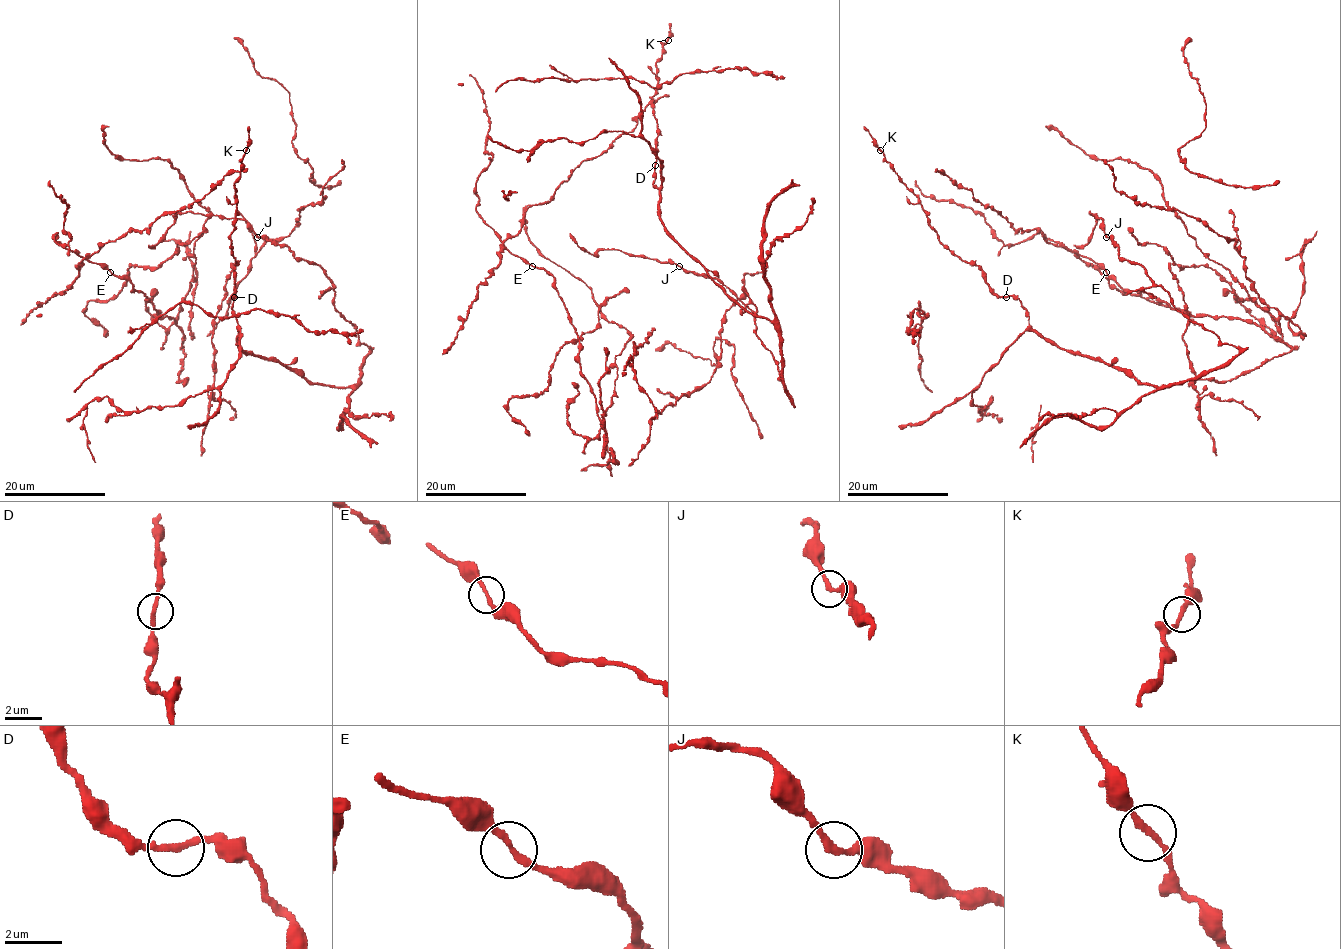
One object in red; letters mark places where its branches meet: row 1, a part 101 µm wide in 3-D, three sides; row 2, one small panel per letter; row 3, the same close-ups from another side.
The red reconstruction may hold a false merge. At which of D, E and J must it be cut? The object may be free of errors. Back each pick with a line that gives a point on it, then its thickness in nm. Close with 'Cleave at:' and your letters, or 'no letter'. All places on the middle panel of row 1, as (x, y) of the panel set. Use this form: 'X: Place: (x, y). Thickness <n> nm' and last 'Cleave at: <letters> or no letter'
Cleave at: no letter

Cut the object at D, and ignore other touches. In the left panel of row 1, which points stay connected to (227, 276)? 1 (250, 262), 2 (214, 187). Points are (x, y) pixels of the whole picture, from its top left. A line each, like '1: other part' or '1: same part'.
1: same part
2: same part

